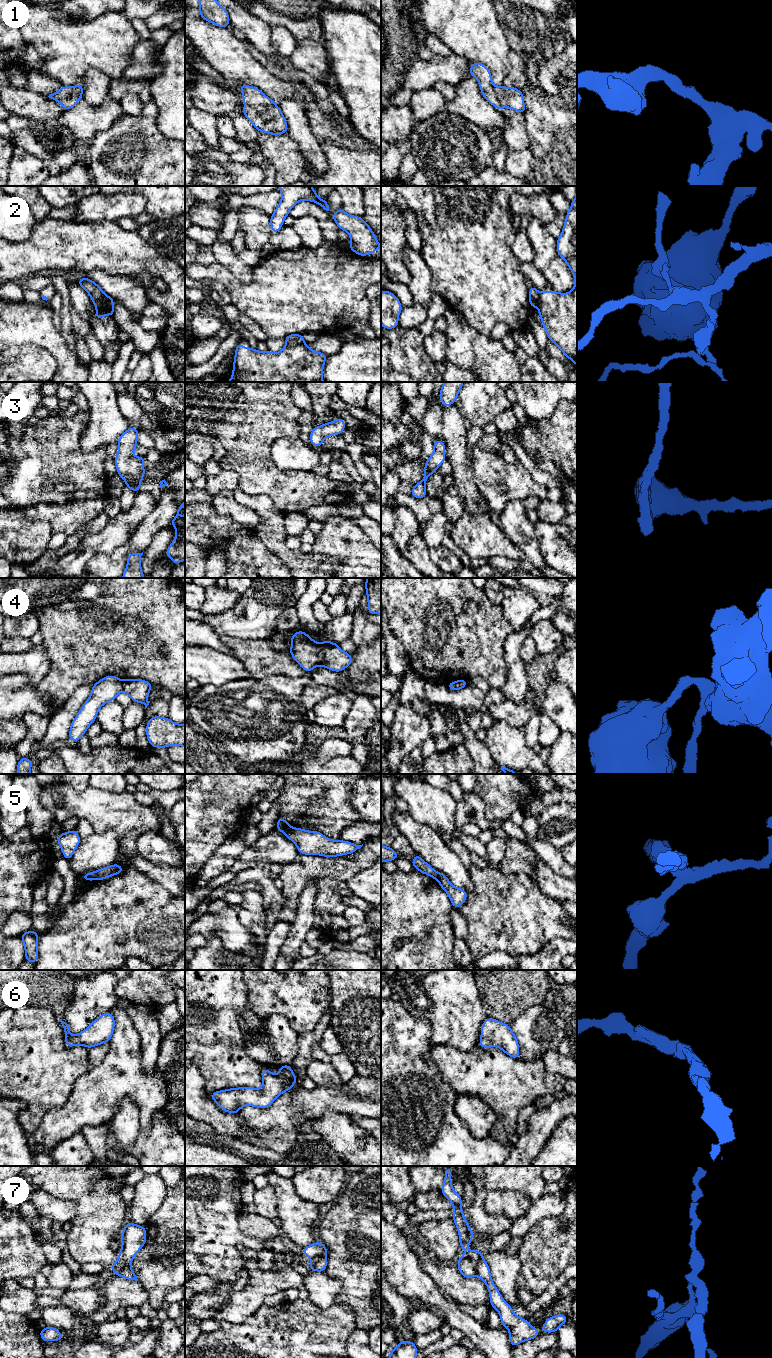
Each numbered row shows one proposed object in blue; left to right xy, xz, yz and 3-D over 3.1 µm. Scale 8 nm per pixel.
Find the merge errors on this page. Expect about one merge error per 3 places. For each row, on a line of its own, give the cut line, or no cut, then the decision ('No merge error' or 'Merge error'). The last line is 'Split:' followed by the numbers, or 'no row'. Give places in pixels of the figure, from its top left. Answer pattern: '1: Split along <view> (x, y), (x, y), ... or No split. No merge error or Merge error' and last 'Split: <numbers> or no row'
1: No split. No merge error
2: Split along xz (304, 342), (298, 345), (286, 345). Merge error
3: No split. No merge error
4: Split along xz (320, 644), (318, 652), (319, 663). Merge error
5: Split along xy (96, 871), (96, 876), (93, 879). Merge error
6: No split. No merge error
7: Split along yz (465, 1253), (472, 1258), (477, 1275). Merge error
Split: 2, 4, 5, 7

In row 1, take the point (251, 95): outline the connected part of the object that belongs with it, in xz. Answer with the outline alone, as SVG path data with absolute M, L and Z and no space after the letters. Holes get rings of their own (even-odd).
M242 84L243 115L261 133L266 132L273 136L288 133L286 119L275 102L268 98L260 89Z

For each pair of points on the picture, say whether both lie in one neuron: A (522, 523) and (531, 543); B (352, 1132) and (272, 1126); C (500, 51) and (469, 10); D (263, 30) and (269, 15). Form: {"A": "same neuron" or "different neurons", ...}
{"A": "same neuron", "B": "different neurons", "C": "same neuron", "D": "different neurons"}

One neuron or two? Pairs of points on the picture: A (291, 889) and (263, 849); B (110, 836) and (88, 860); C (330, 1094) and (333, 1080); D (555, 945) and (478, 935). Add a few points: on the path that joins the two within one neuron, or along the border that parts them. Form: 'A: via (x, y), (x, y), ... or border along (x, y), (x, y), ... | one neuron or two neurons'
A: border along (298, 853), (291, 862), (283, 865) | two neurons
B: via (106, 842), (94, 854) | one neuron
C: border along (344, 1083), (339, 1086), (317, 1086) | two neurons
D: border along (566, 938), (554, 938), (535, 953), (526, 955) | two neurons

